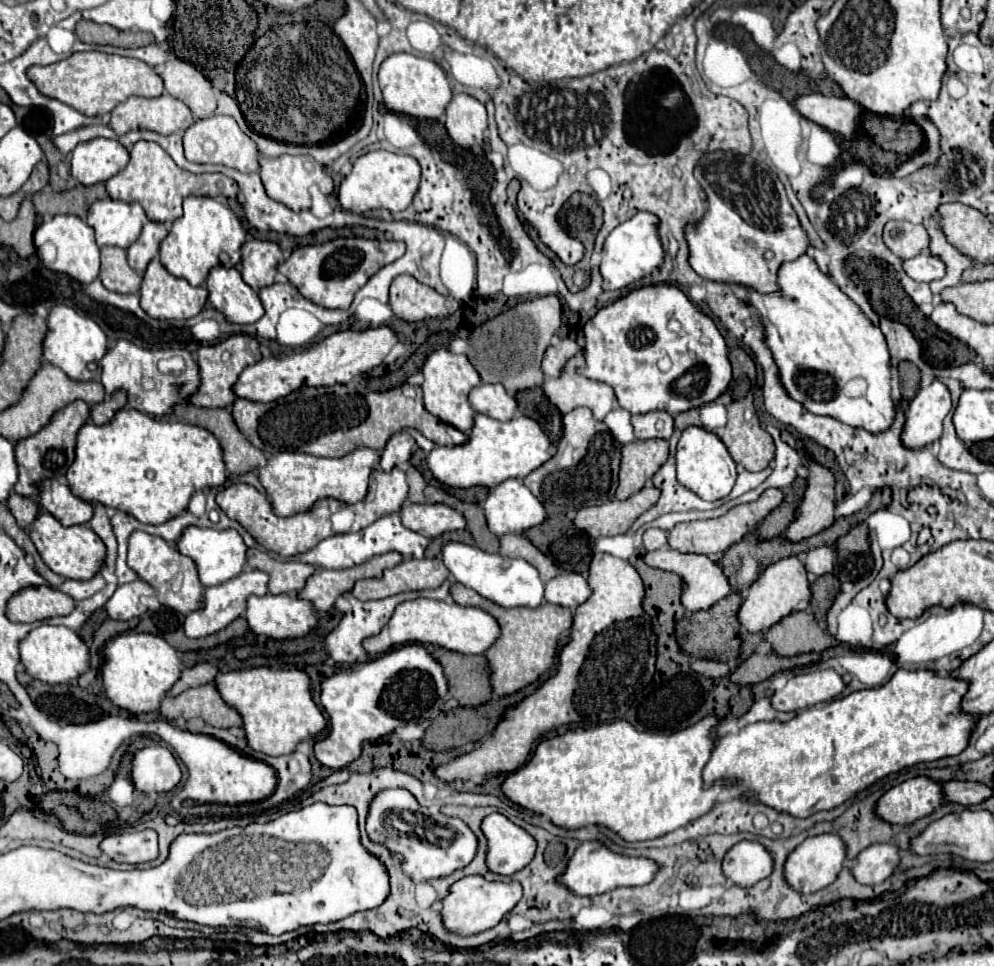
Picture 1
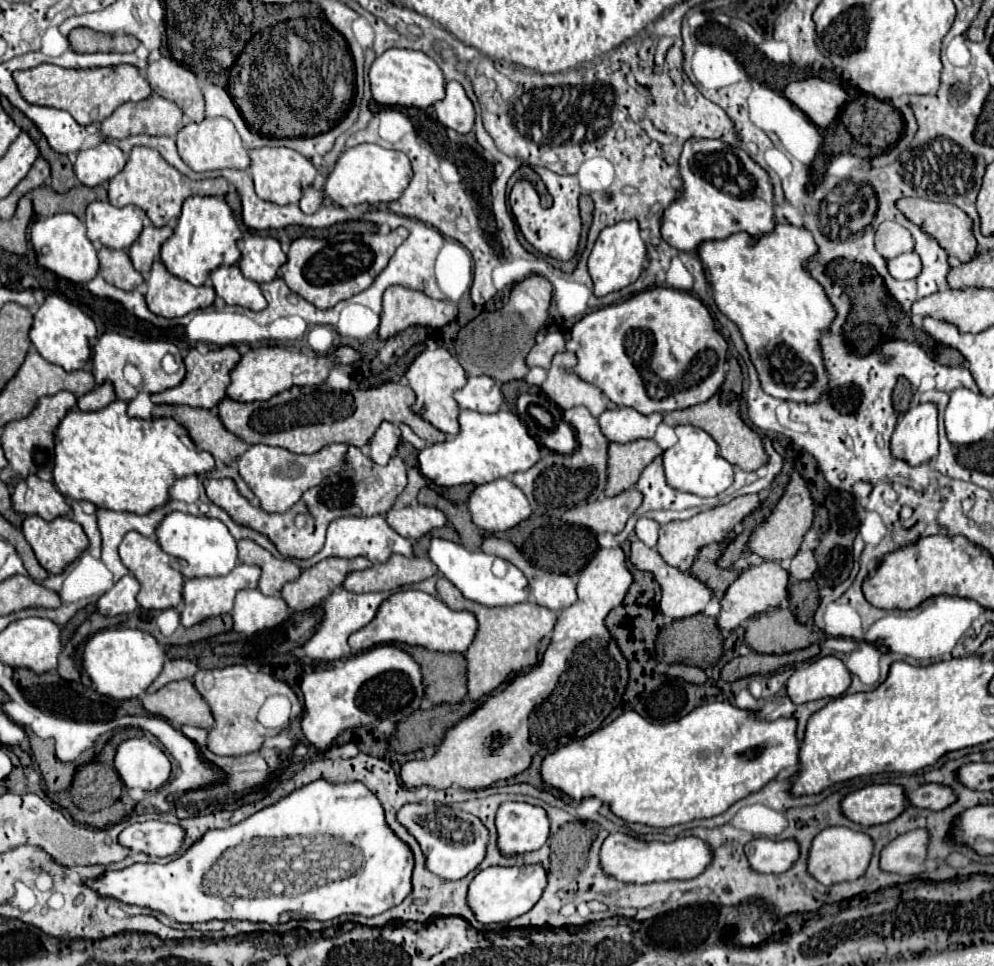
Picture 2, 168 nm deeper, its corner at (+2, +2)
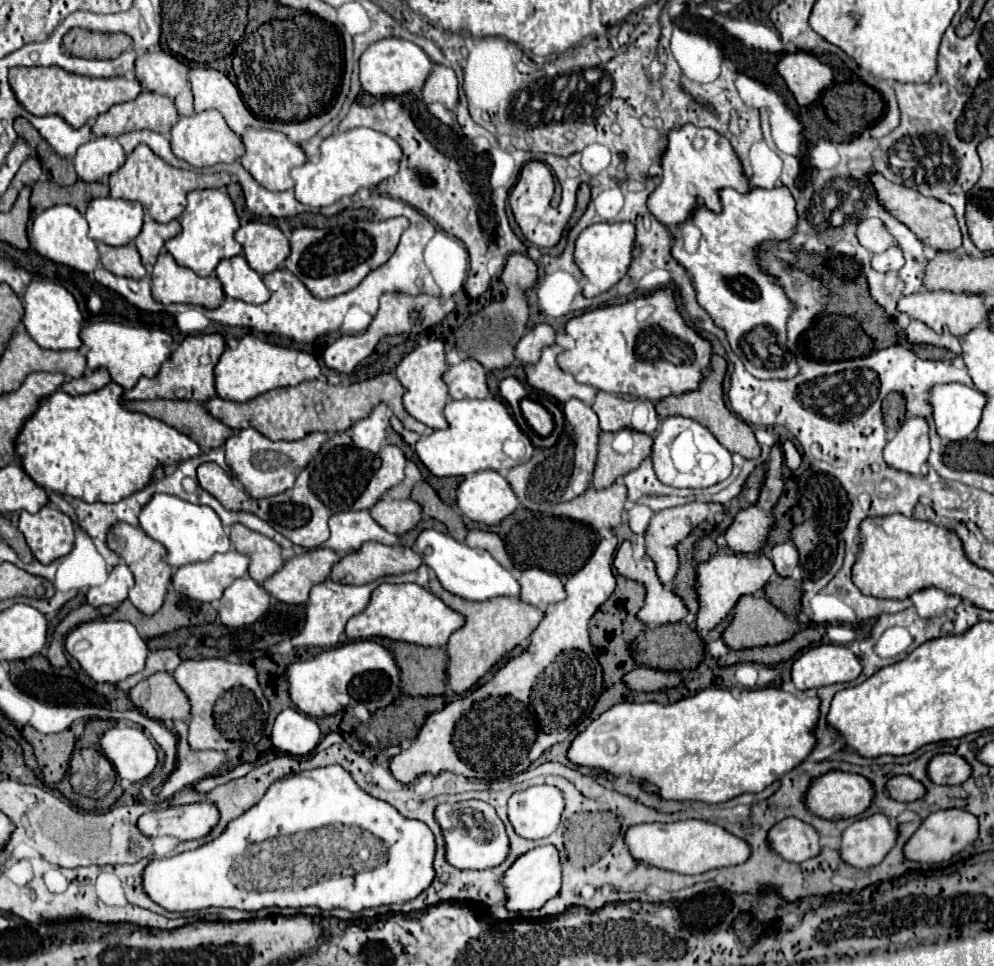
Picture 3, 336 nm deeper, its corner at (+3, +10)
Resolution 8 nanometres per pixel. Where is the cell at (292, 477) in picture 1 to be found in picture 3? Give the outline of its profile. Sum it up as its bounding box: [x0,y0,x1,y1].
[224,429,328,499]

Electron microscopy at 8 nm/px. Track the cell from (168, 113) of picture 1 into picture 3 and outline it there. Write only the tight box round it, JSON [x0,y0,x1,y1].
[92,91,180,137]

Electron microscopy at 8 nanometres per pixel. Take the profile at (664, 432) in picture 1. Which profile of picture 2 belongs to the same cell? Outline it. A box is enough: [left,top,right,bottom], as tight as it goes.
[599,407,661,443]

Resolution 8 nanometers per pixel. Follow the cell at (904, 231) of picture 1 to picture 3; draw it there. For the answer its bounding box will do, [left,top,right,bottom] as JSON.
[858,219,894,253]

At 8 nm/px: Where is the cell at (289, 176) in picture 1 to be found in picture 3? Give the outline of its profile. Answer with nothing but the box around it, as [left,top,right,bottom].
[240,129,306,191]

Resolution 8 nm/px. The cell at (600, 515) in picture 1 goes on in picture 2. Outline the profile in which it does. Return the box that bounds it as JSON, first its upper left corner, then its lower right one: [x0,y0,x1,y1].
[561,487,643,533]

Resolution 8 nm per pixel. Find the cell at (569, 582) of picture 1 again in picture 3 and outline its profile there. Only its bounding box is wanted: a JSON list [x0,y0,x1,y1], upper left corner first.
[518,567,566,609]

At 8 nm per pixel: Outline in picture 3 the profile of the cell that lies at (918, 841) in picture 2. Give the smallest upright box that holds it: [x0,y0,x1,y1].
[902,809,978,863]

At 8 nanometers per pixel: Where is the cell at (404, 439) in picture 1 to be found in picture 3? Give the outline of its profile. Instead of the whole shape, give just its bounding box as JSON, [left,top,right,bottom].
[350,403,390,453]

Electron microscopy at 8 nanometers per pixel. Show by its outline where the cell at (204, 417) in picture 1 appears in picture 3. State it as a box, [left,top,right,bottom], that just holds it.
[124,399,232,451]

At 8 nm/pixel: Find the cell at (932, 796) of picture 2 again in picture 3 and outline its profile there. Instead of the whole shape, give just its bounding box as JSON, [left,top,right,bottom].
[886,775,926,803]

